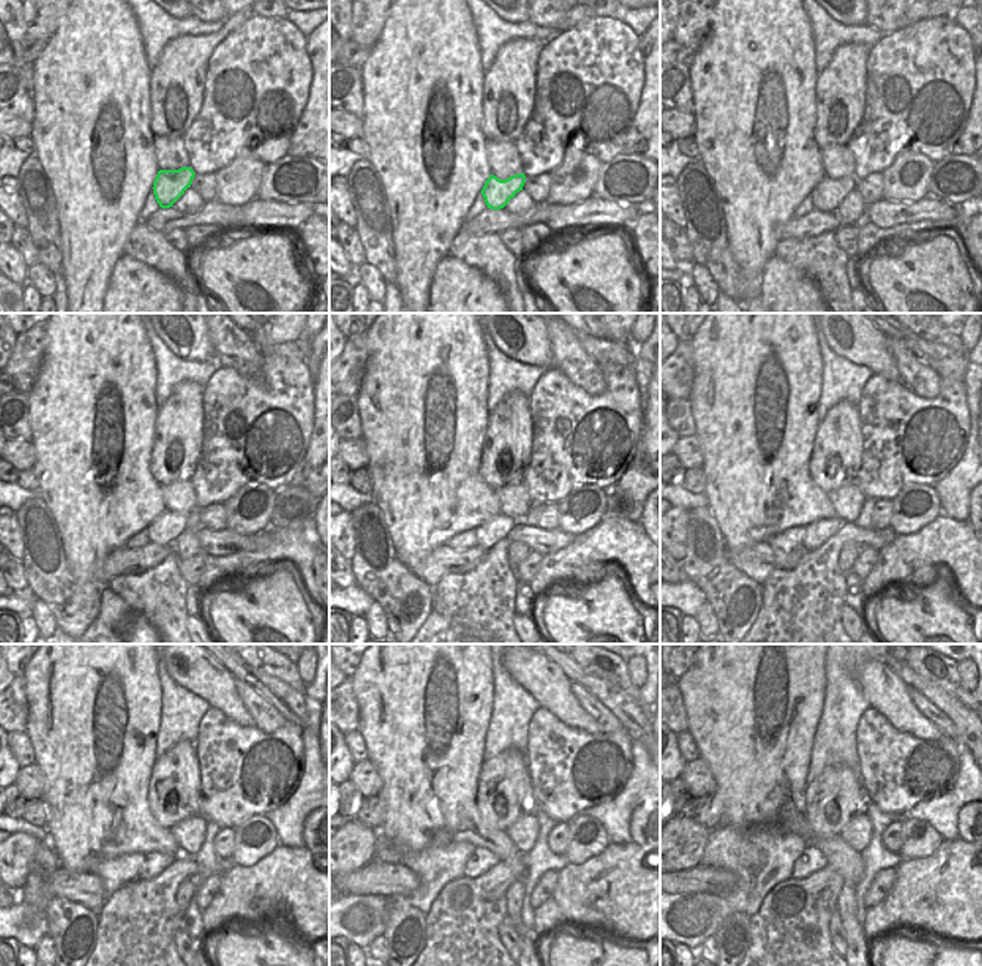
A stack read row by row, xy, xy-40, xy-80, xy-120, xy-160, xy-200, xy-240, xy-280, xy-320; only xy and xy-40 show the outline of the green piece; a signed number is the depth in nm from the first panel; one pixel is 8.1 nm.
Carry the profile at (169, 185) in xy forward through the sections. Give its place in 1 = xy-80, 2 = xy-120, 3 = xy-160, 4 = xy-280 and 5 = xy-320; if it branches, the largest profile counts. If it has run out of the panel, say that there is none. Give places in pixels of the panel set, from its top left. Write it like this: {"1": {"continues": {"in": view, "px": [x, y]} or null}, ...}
{"1": {"continues": {"in": "xy-80", "px": [827, 195]}}, "2": {"continues": {"in": "xy-120", "px": [163, 531]}}, "3": {"continues": {"in": "xy-160", "px": [486, 535]}}, "4": {"continues": {"in": "xy-280", "px": [482, 860]}}, "5": {"continues": {"in": "xy-320", "px": [811, 860]}}}

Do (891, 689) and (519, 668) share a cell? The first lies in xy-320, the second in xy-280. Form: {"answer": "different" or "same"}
{"answer": "same"}

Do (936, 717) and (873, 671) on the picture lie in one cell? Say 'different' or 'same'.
different

